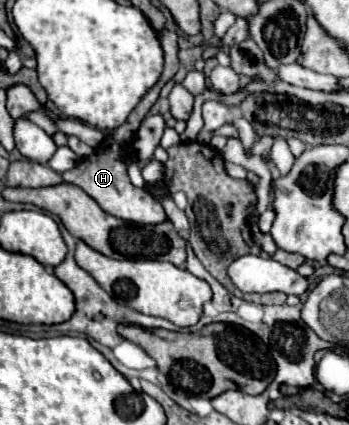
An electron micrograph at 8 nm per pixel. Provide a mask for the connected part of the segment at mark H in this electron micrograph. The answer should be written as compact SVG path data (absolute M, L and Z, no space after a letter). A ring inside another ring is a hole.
M161 30L159 34L159 42L163 48L163 56L165 56L165 64L163 64L163 74L159 78L159 82L149 90L149 94L145 94L145 98L141 98L141 102L135 106L135 110L129 114L127 122L123 126L119 126L117 130L113 130L111 134L107 134L105 142L95 150L95 154L87 160L79 160L75 164L75 168L63 172L63 180L69 184L75 184L79 188L83 188L107 214L113 214L121 220L129 220L129 222L137 222L137 224L161 224L167 220L167 214L163 210L163 206L153 198L153 194L147 188L135 188L127 176L127 166L123 164L123 148L131 150L131 140L141 124L141 120L147 116L149 108L155 104L155 100L159 98L161 88L165 86L167 80L171 80L177 72L179 60L177 60L177 34L171 30Z

